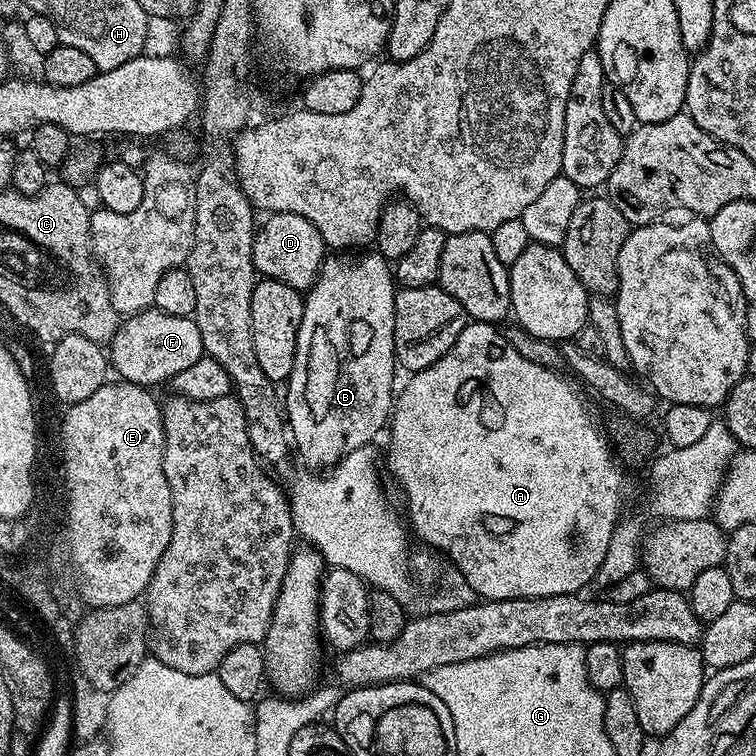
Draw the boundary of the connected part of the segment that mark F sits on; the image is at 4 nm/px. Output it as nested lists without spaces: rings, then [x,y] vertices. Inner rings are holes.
[[[150,307],[127,317],[117,327],[110,341],[110,364],[121,381],[129,384],[167,385],[175,376],[182,374],[198,358],[205,355],[202,346],[202,330],[198,330],[192,316],[175,316]]]

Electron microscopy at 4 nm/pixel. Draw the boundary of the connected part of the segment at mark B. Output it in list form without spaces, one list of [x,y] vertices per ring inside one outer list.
[[[344,250],[339,254],[328,254],[325,255],[320,272],[316,275],[315,282],[312,283],[311,288],[307,289],[306,295],[304,296],[304,313],[302,314],[302,326],[298,330],[298,346],[296,347],[296,353],[294,354],[294,370],[288,375],[286,381],[286,387],[288,387],[288,396],[286,392],[286,423],[290,429],[290,440],[296,448],[300,451],[300,456],[304,459],[304,464],[308,470],[331,470],[344,459],[348,453],[354,451],[356,448],[366,448],[373,443],[372,439],[379,434],[380,431],[385,431],[386,425],[389,423],[392,409],[394,407],[394,388],[392,392],[392,383],[396,380],[396,372],[398,373],[398,365],[396,362],[396,351],[394,350],[394,302],[396,301],[396,293],[398,291],[398,285],[394,279],[393,269],[390,267],[389,261],[385,260],[379,252],[375,250]]]

